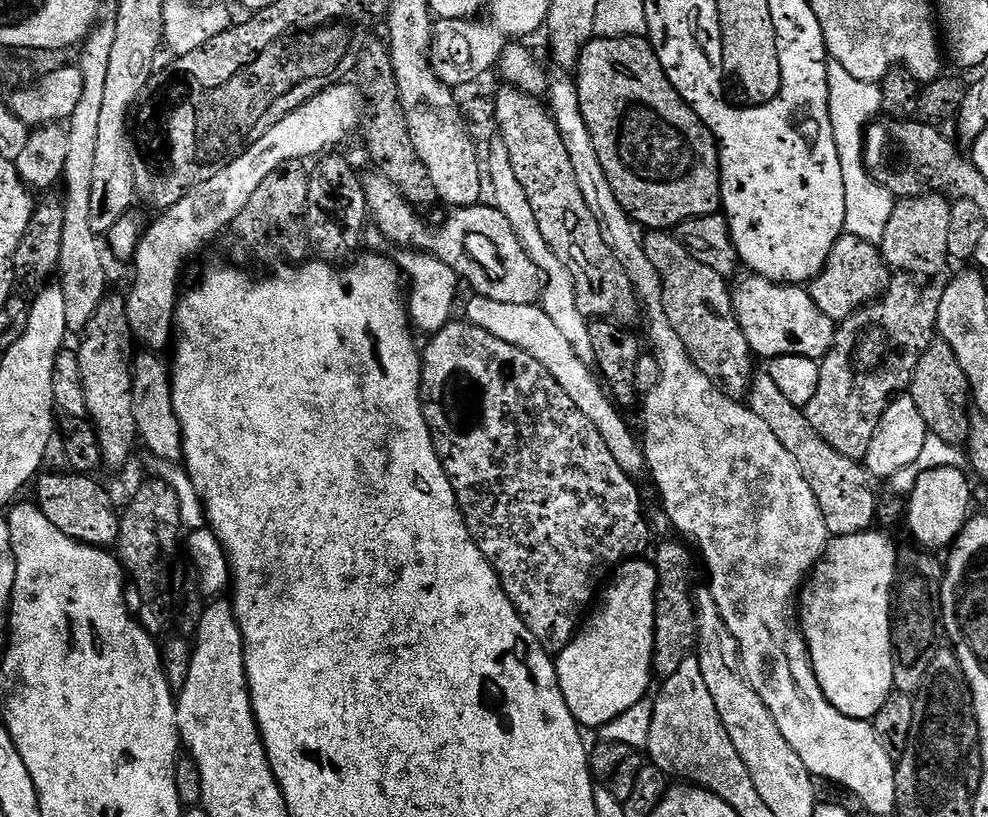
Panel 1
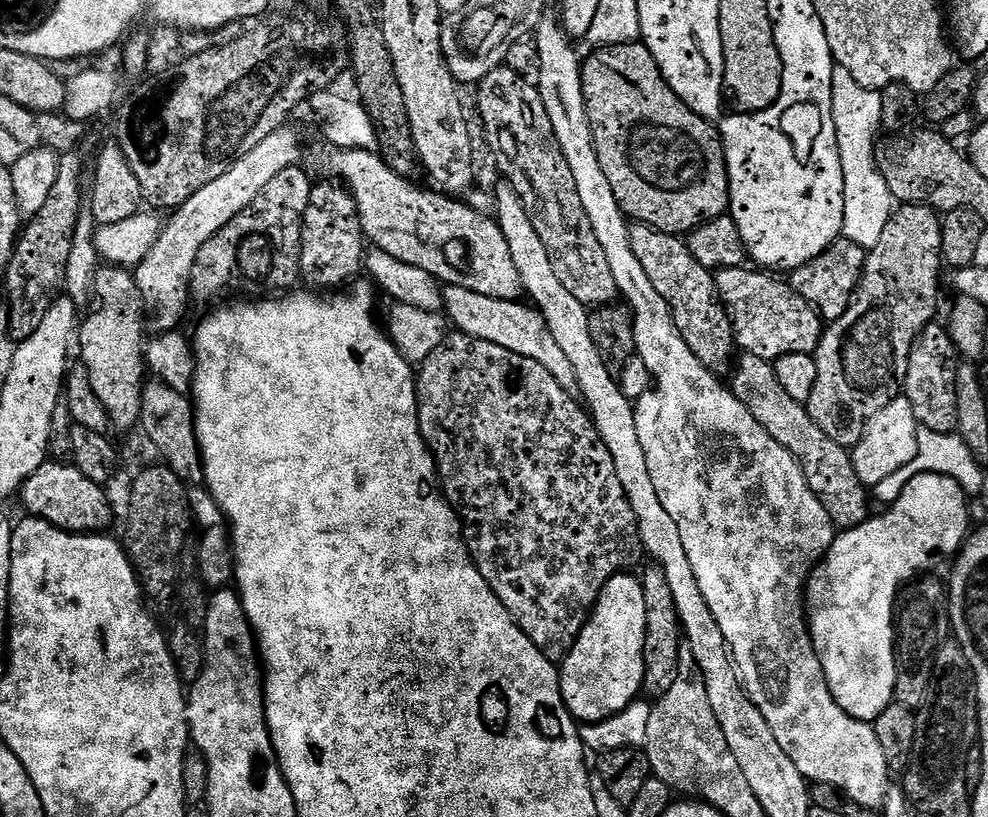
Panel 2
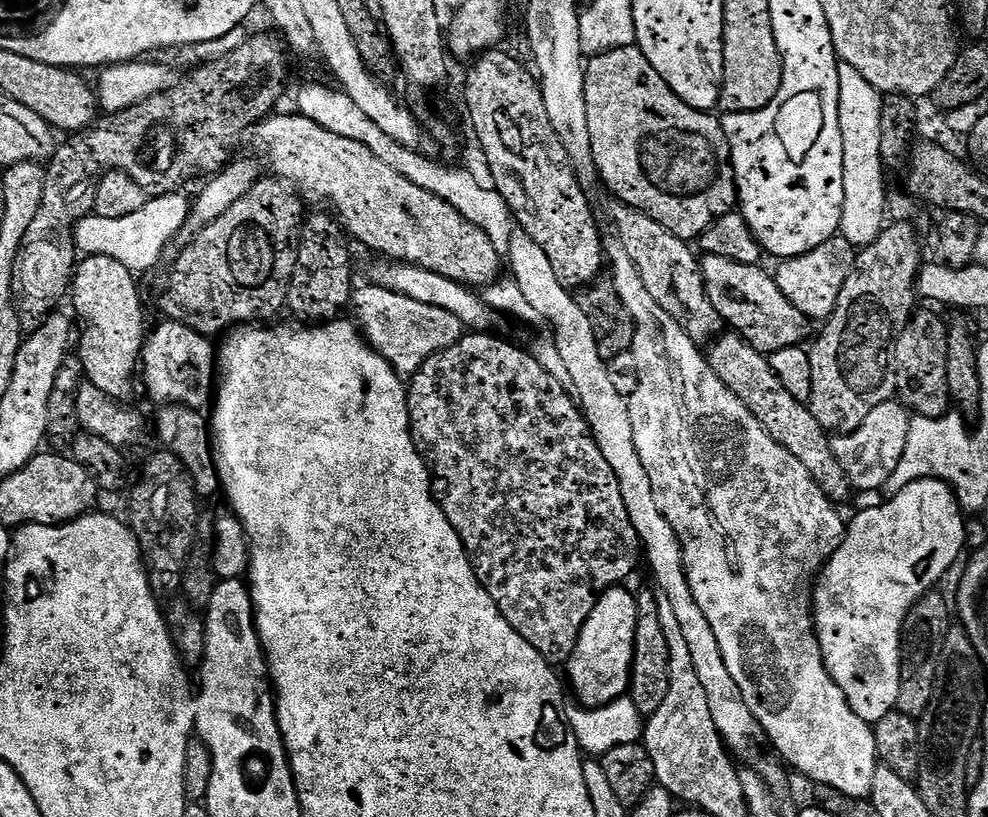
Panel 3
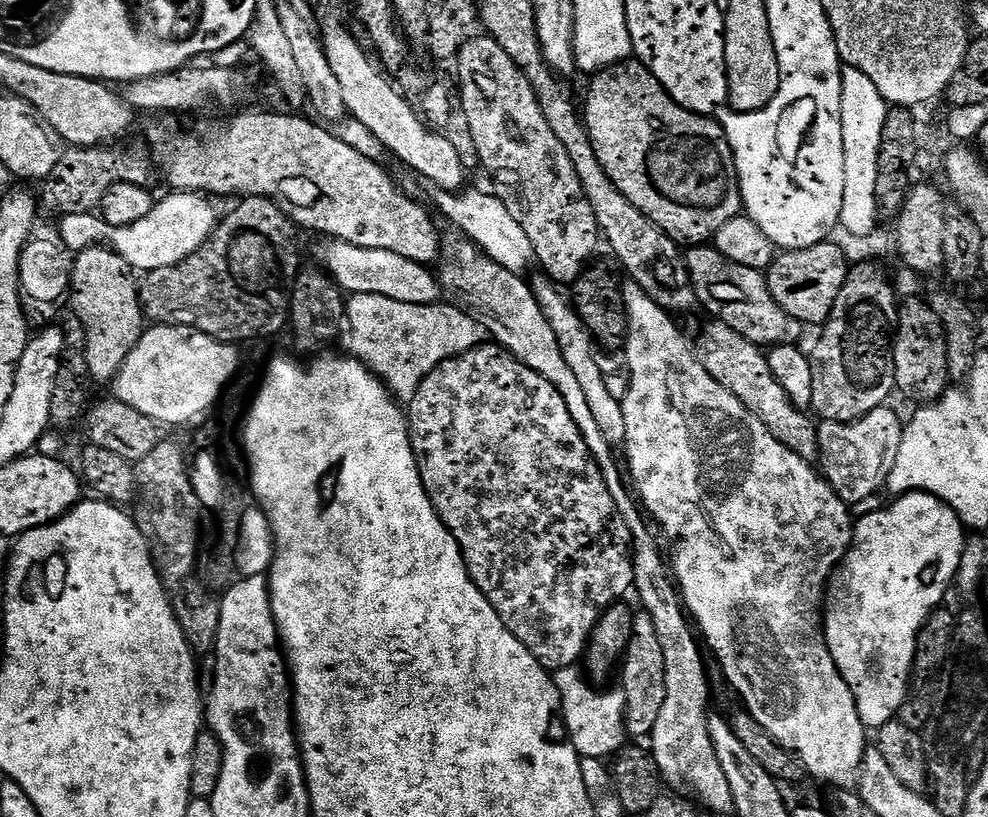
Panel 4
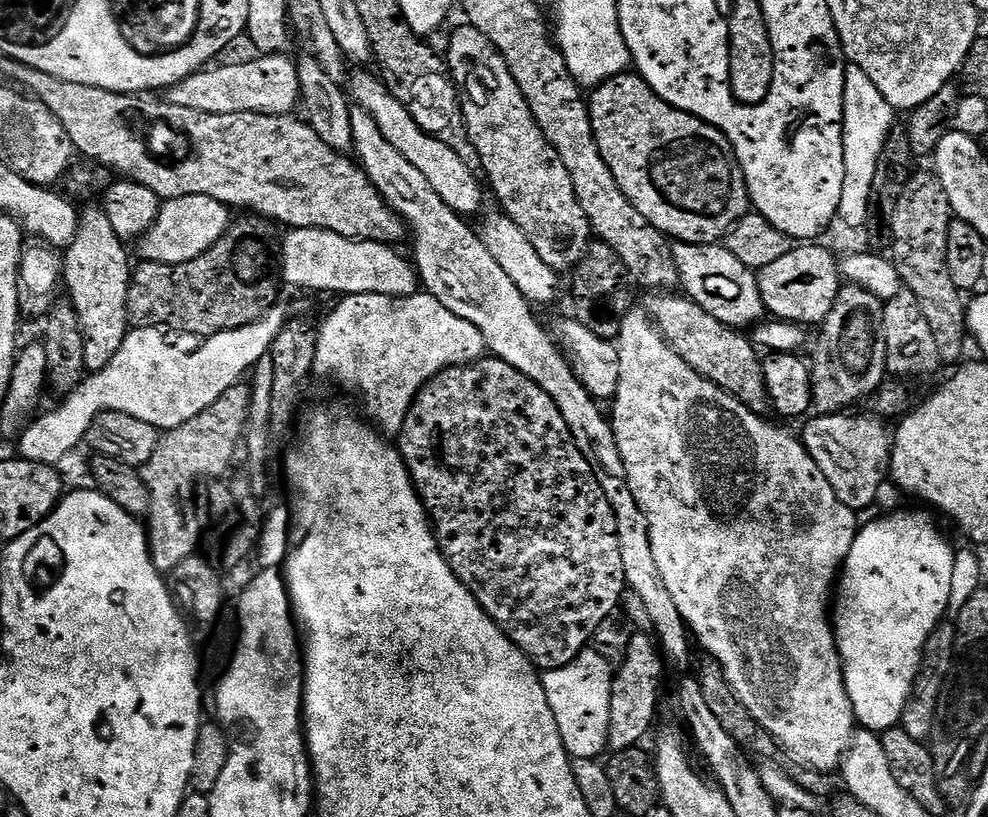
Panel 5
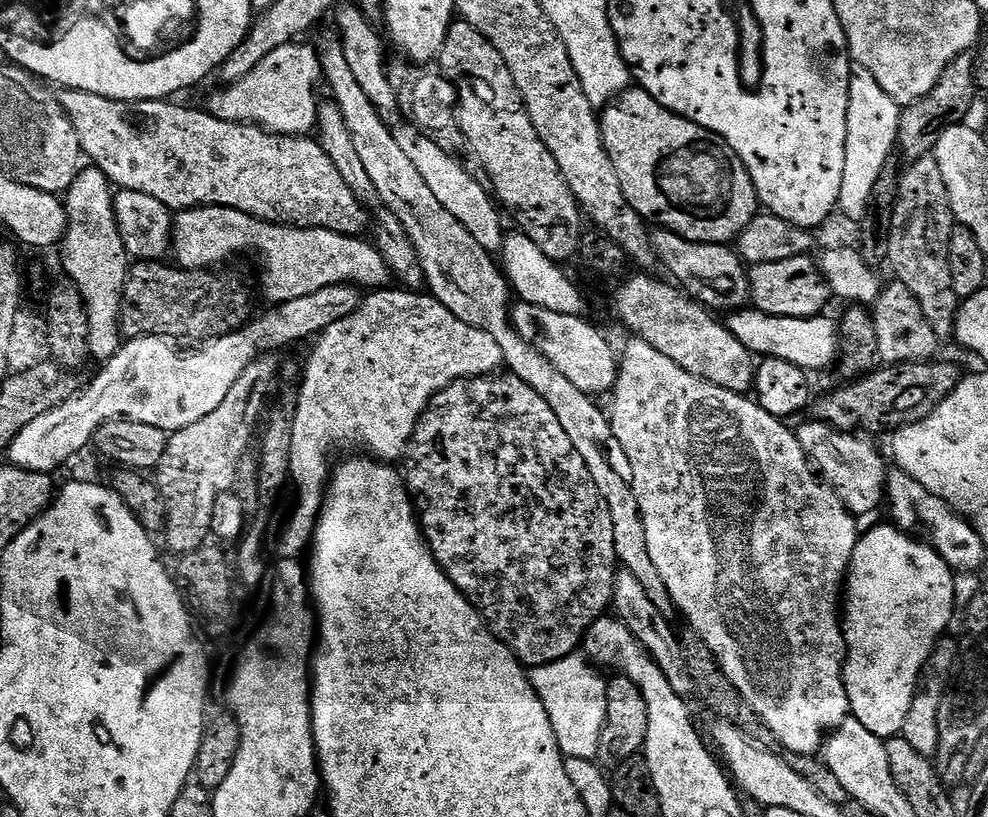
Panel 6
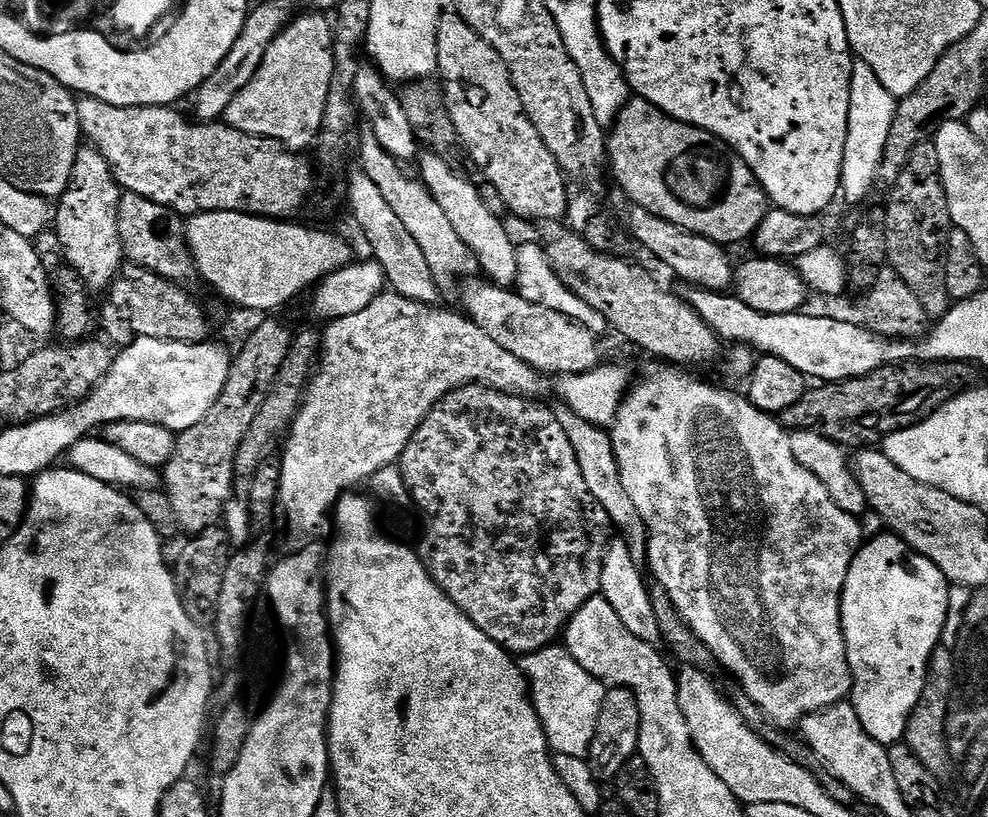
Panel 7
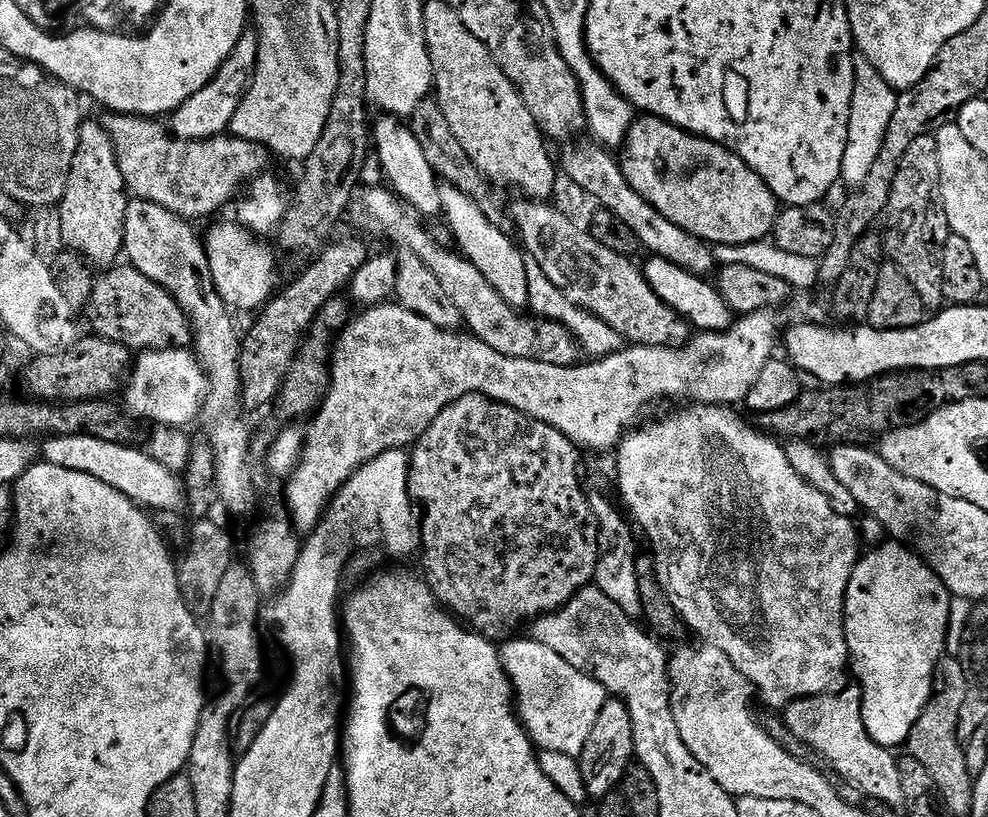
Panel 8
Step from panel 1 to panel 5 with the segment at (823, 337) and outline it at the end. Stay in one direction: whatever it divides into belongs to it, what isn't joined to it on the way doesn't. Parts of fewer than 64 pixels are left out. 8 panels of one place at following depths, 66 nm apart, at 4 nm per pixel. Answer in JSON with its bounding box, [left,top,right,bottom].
[672,244,766,330]

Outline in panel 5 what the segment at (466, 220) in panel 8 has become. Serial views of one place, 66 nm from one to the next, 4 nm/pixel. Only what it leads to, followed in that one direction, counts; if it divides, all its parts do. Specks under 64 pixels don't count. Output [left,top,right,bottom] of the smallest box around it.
[351,70,484,218]

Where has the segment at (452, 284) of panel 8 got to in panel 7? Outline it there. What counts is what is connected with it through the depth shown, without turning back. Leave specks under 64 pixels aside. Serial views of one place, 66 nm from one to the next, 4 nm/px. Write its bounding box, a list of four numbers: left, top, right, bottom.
[459,278,601,378]

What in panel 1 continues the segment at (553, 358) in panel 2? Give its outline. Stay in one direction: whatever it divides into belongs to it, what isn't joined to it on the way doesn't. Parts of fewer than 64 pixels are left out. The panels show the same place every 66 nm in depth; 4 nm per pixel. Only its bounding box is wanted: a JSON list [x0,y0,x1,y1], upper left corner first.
[467,295,646,474]

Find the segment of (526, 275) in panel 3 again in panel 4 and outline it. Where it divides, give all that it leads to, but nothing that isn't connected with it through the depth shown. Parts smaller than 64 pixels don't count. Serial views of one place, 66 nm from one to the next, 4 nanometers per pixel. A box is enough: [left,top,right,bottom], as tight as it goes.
[531,274,626,445]

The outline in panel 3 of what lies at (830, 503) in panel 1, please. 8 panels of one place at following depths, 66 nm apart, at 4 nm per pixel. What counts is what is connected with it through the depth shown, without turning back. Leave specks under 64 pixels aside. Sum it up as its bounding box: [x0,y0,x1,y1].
[706,334,850,502]

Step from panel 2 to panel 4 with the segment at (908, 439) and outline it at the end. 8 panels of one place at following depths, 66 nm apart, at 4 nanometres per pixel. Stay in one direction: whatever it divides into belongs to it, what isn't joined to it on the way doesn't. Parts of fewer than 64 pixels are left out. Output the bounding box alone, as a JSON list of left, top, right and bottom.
[816,406,905,506]

